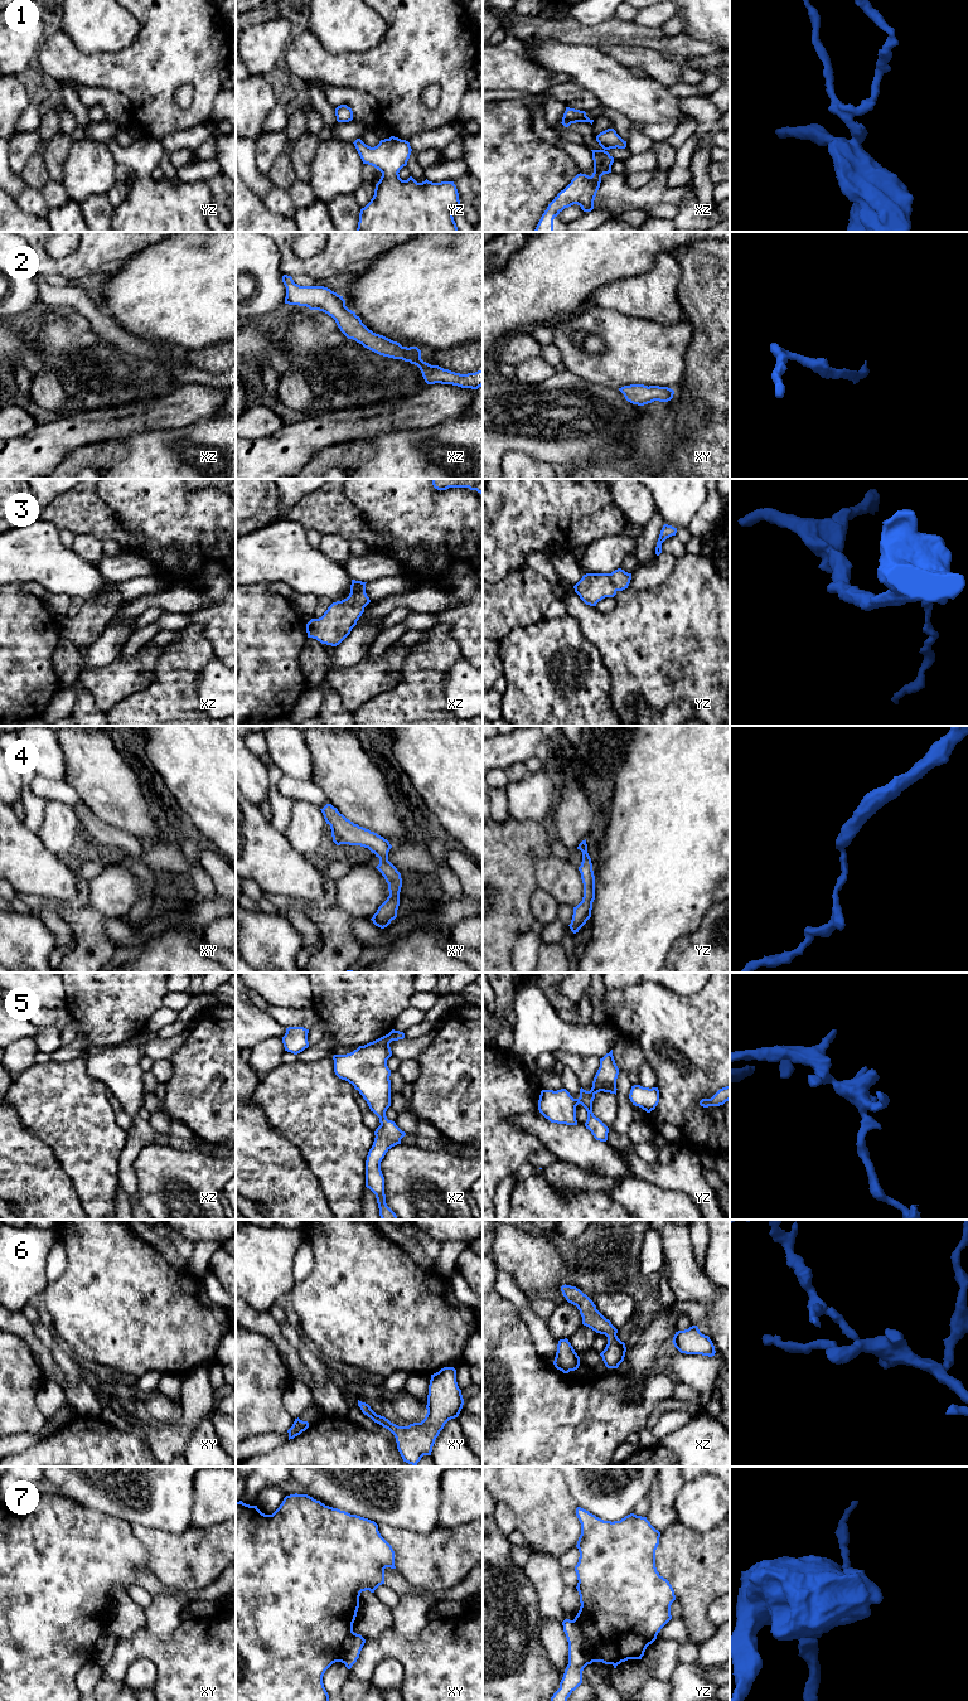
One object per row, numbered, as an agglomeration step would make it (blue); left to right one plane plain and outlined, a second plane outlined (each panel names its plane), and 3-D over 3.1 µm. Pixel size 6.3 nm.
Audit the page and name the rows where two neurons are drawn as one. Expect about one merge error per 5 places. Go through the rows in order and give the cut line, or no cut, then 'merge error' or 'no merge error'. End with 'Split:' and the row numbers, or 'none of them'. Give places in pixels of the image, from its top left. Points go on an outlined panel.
1: cut none; no merge error
2: cut none; no merge error
3: cut none; no merge error
4: cut none; no merge error
5: cut none; no merge error
6: cut none; no merge error
7: cut none; no merge error
Split: none of them

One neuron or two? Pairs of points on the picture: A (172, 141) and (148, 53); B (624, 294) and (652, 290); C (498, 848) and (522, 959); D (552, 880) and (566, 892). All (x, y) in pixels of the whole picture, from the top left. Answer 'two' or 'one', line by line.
A: two
B: one
C: two
D: one

